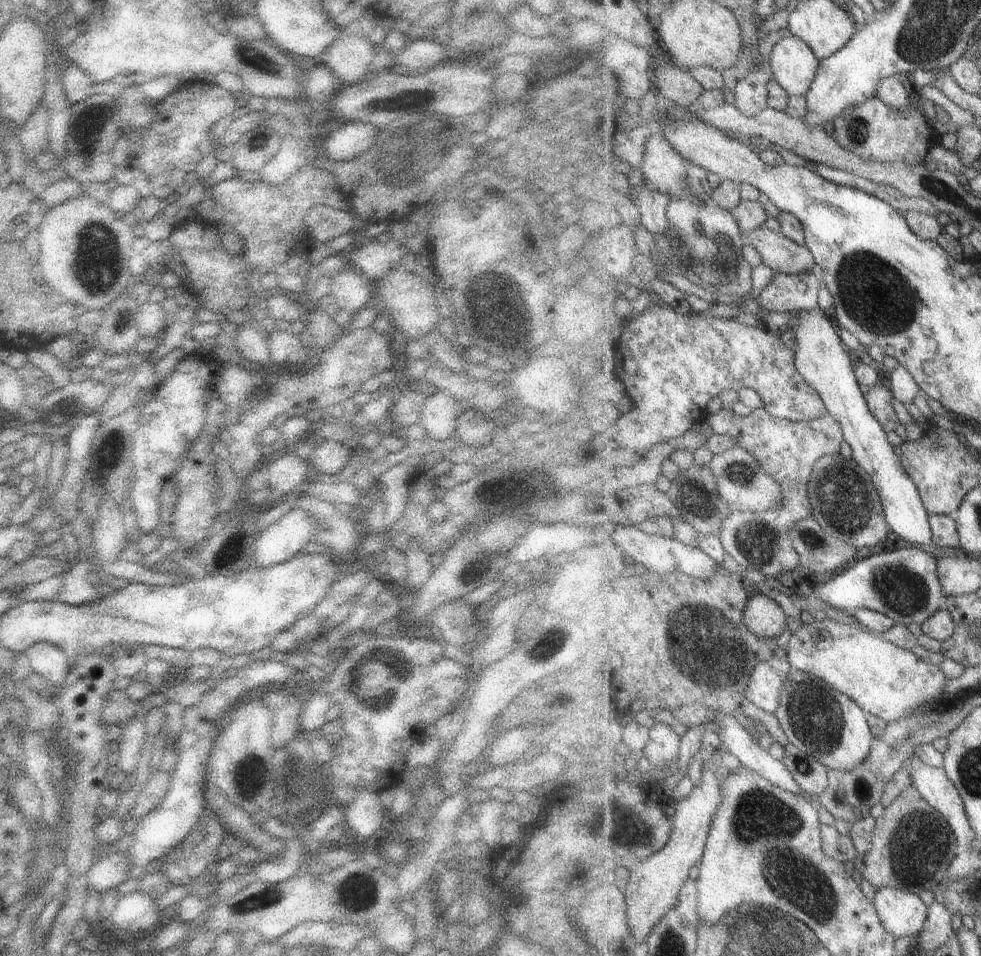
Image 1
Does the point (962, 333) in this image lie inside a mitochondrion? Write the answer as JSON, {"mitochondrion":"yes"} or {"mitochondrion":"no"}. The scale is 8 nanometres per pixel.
{"mitochondrion":"no"}

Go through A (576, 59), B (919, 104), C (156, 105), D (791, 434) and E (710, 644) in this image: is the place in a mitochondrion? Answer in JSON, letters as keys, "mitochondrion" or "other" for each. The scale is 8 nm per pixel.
{"A":"other","B":"other","C":"other","D":"other","E":"mitochondrion"}

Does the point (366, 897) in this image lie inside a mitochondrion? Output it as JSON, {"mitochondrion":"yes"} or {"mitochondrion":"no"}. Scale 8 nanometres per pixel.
{"mitochondrion":"no"}

